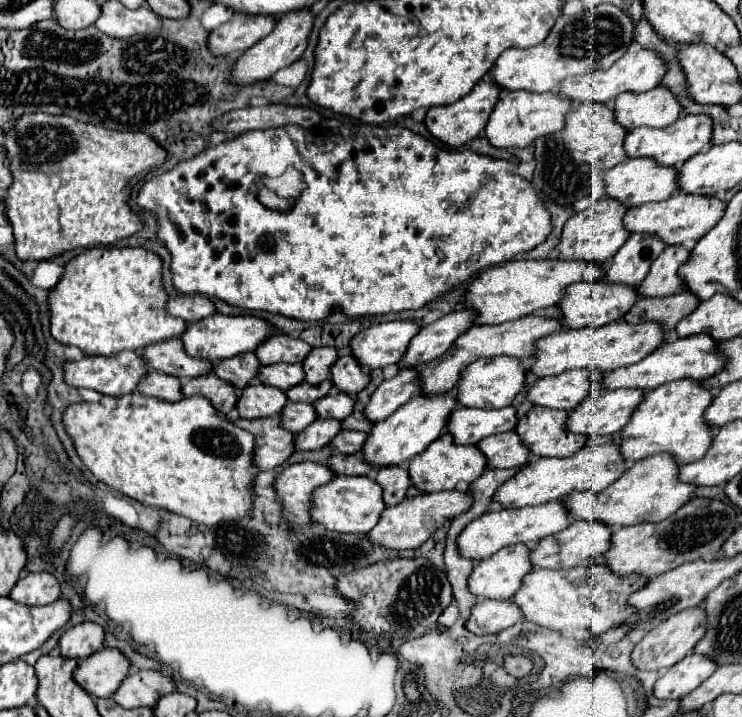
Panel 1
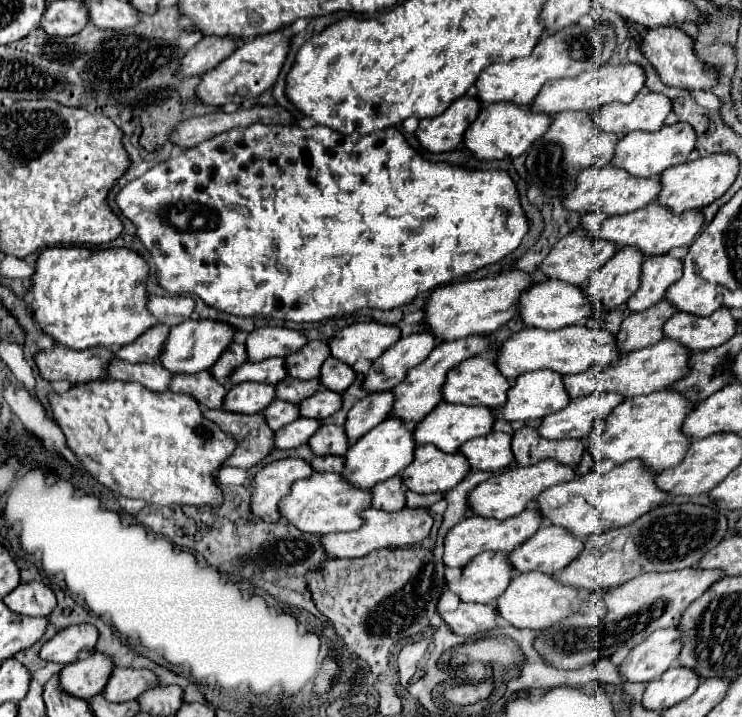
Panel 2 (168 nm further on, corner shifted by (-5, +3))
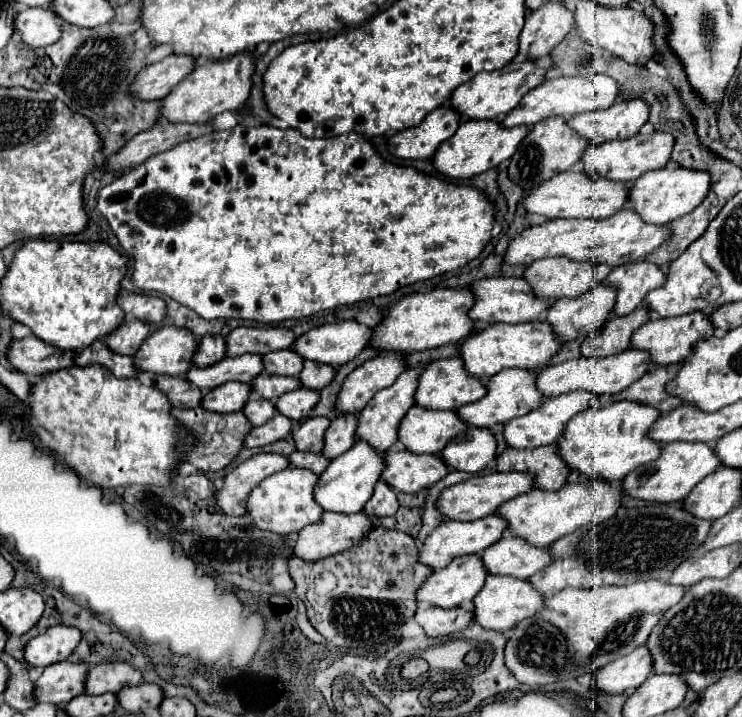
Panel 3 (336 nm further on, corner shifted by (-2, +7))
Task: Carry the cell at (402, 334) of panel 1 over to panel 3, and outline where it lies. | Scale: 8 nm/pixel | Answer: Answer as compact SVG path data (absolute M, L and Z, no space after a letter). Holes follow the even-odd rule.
M356 320L324 324L302 334L292 346L300 356L330 366L342 366L354 360L372 338L372 328Z

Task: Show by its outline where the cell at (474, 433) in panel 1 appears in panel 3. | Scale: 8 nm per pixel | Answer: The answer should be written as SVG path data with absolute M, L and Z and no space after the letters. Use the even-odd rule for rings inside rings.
M412 406L404 416L398 440L416 454L440 454L444 446L464 434L464 422L456 418L456 410L424 410Z

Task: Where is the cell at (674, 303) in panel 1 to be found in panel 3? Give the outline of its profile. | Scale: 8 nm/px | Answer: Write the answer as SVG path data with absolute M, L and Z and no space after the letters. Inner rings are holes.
M646 304L638 306L632 314L628 316L616 316L614 320L606 322L602 334L598 334L594 338L594 334L590 334L584 344L582 344L582 356L594 356L594 358L602 358L602 356L612 356L612 354L620 354L624 350L628 350L628 342L632 340L632 334L650 320L650 310Z

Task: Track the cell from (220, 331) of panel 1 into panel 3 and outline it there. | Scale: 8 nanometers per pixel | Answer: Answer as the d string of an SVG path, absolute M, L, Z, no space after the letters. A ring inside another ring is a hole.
M164 326L152 332L134 356L134 364L140 372L156 372L182 376L192 368L198 340L188 328Z

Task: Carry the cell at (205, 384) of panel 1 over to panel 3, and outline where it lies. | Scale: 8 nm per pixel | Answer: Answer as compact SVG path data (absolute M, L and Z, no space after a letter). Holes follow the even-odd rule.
M158 374L152 380L154 380L154 386L158 390L168 394L172 406L178 406L178 408L198 408L202 404L202 390L192 386L192 382L188 382L182 376Z

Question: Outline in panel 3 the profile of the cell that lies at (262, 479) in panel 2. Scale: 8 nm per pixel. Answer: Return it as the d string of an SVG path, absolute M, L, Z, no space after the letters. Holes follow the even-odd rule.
M256 454L250 460L242 462L240 466L236 466L234 470L228 472L228 476L224 478L222 488L216 494L216 500L220 504L220 508L230 514L230 516L244 516L246 506L244 502L248 502L248 494L268 476L290 468L288 458L284 458L282 454Z

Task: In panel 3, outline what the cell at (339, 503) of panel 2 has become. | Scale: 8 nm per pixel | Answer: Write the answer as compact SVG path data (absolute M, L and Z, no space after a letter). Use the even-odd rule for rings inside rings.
M288 468L278 474L268 476L260 486L256 486L246 502L248 514L254 518L254 524L262 530L272 530L278 534L294 534L300 532L308 524L320 522L324 510L316 506L316 500L312 498L312 490L316 486L318 474L304 470L304 468Z

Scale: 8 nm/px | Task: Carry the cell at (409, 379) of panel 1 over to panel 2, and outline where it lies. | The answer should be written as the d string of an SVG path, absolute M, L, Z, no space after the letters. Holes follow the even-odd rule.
M387 392L387 394L369 394L369 396L361 398L349 410L345 426L343 426L349 444L357 442L373 426L381 424L387 418L387 410L391 410L391 392Z

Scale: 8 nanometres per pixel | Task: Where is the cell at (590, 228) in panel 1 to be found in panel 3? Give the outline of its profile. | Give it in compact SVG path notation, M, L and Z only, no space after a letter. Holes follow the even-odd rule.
M540 258L532 262L524 278L540 298L580 296L594 282L592 262L568 262L568 258Z

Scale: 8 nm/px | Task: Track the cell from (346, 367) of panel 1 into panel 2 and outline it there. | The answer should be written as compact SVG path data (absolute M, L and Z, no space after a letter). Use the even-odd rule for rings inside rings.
M327 358L321 366L321 374L319 374L319 382L321 386L325 386L331 392L343 392L347 390L347 386L355 380L355 372L349 366L343 366L343 362L335 362L335 358Z

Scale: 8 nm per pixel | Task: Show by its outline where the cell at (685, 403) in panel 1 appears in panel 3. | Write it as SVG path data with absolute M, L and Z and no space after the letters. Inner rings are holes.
M614 402L612 406L598 410L588 408L568 422L564 436L558 442L560 456L570 468L580 470L592 480L598 476L606 480L622 480L626 474L636 470L636 466L660 458L662 444L650 438L650 428L658 416L658 410L640 406L640 402Z

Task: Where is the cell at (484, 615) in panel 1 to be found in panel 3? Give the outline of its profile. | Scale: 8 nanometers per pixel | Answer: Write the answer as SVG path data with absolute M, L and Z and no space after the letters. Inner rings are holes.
M418 604L418 612L414 616L432 638L448 636L458 630L464 630L472 624L472 610L466 606L456 606L452 610L440 610L440 606Z

